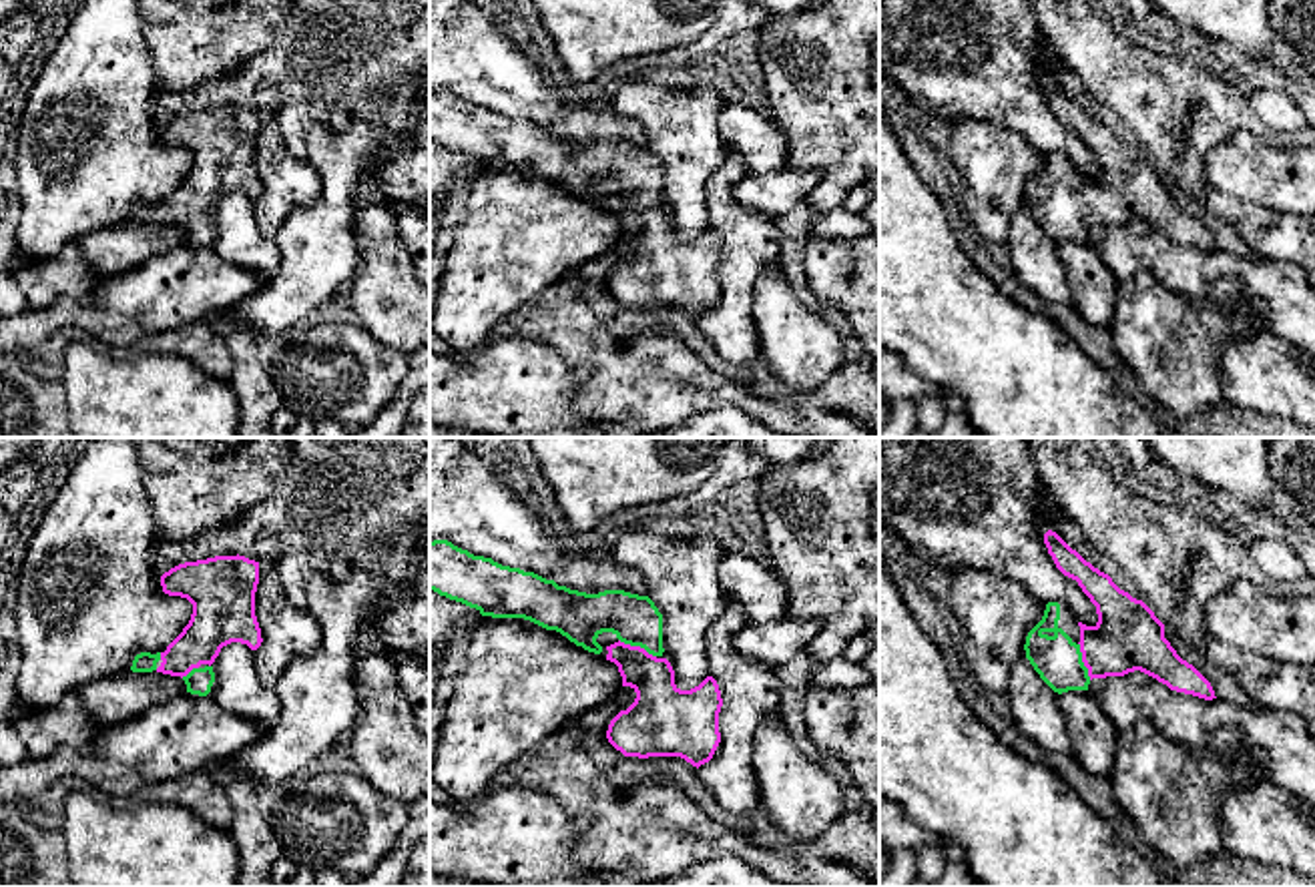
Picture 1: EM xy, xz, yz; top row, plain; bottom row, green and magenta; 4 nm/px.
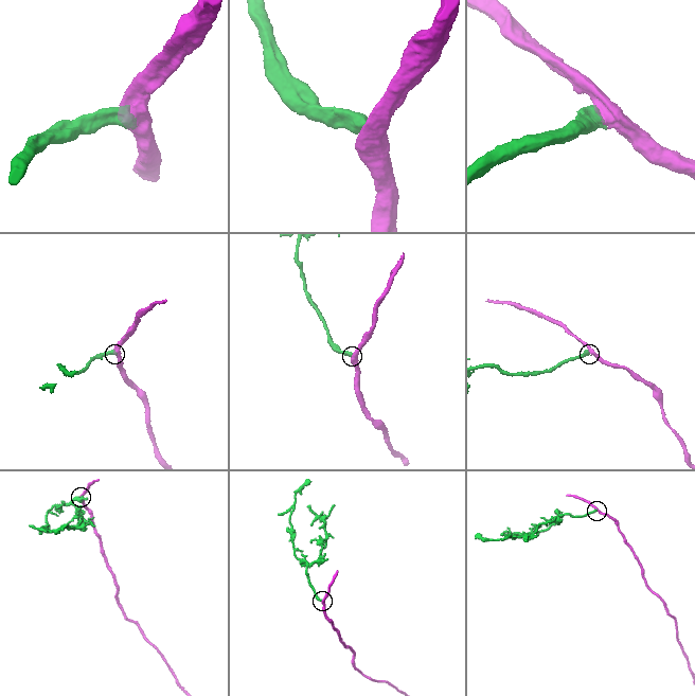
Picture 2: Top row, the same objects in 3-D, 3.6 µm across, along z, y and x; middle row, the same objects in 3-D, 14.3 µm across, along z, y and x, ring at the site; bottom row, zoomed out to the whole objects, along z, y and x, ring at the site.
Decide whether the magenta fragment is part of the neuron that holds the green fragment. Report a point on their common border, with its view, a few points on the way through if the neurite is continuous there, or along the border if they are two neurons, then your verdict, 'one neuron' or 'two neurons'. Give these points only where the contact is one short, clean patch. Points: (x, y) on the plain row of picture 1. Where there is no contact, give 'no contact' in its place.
xz (637, 195) | across xz (635, 171), (637, 195), (637, 215), (659, 253) | one neuron

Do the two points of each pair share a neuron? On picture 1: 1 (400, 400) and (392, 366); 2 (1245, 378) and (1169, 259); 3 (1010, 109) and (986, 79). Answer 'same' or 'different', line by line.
1: different
2: different
3: same

